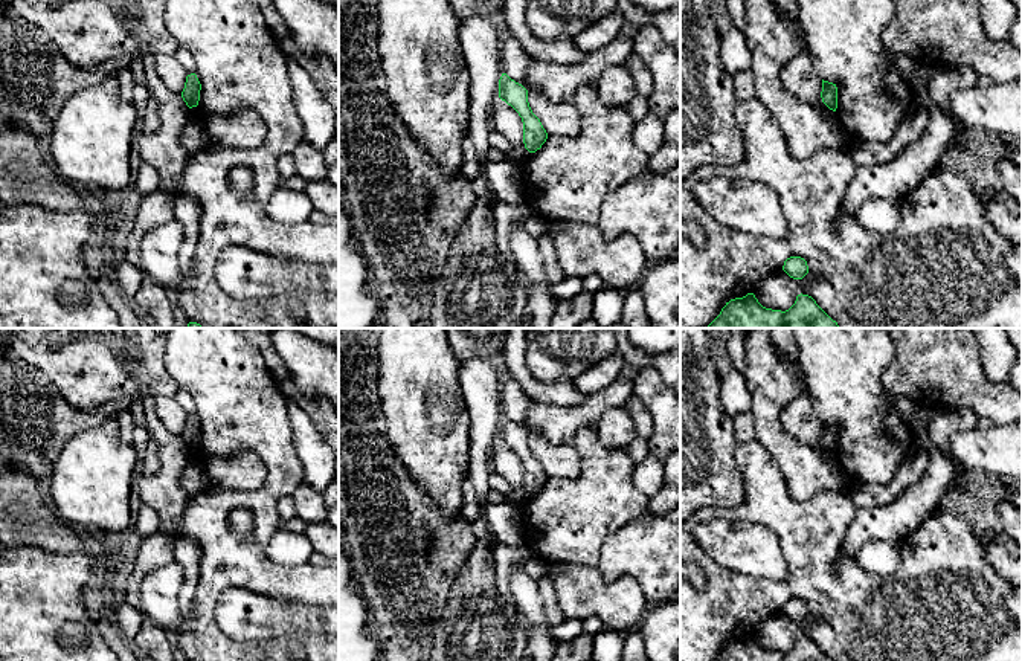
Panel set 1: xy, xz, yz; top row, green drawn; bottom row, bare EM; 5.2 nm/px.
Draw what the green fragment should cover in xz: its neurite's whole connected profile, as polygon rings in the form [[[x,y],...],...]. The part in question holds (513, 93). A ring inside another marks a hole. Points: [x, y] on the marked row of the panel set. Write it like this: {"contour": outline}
{"contour": [[[502,73],[499,79],[499,98],[511,105],[522,118],[525,148],[529,153],[540,150],[548,139],[548,133],[529,107],[528,90],[506,73]]]}

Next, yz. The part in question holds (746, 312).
{"contour": [[[754,293],[726,302],[720,314],[706,328],[842,328],[808,295],[798,295],[795,304],[786,310],[763,307]]]}

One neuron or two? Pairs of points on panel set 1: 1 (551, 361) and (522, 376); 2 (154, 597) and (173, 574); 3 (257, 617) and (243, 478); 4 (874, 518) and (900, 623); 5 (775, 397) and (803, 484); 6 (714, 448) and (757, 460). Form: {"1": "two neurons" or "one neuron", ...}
{"1": "two neurons", "2": "one neuron", "3": "two neurons", "4": "two neurons", "5": "one neuron", "6": "two neurons"}

